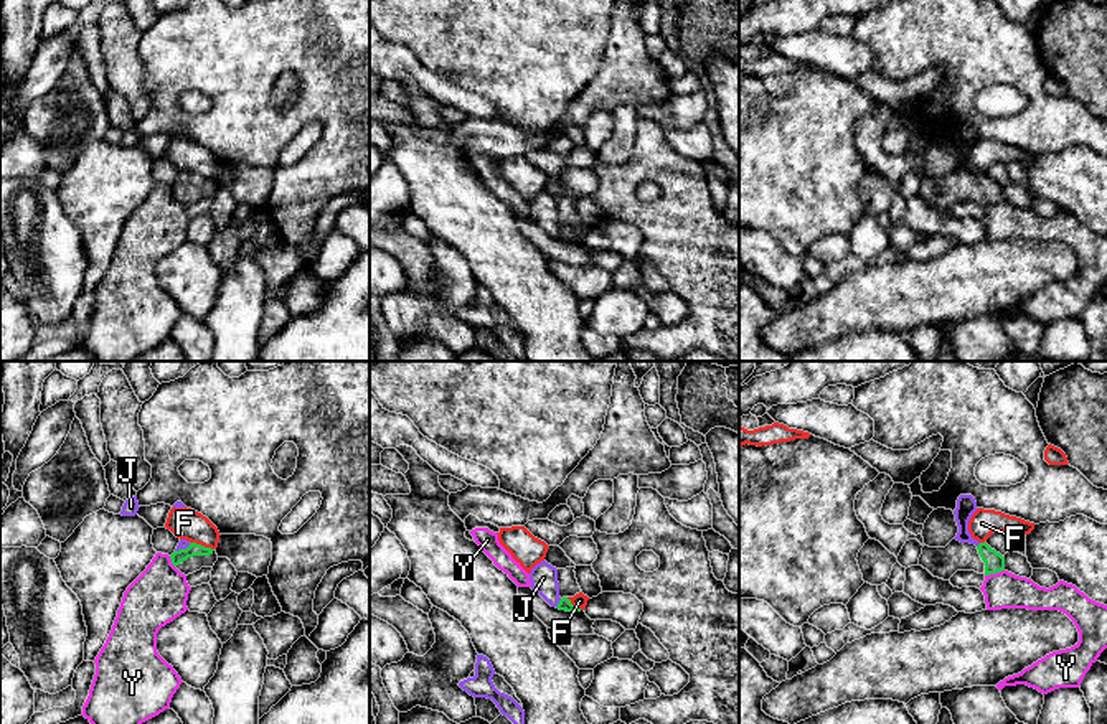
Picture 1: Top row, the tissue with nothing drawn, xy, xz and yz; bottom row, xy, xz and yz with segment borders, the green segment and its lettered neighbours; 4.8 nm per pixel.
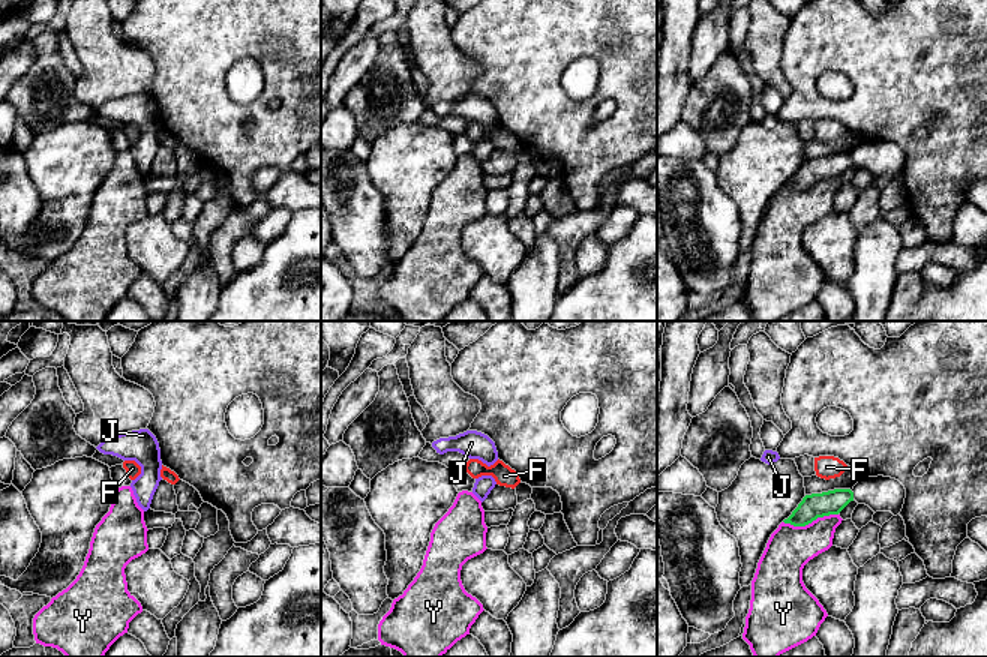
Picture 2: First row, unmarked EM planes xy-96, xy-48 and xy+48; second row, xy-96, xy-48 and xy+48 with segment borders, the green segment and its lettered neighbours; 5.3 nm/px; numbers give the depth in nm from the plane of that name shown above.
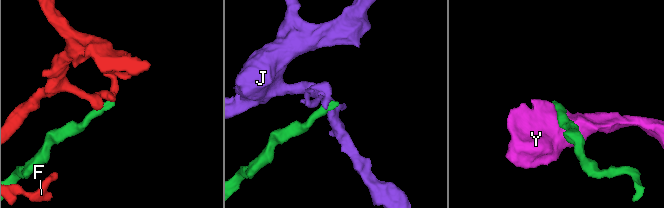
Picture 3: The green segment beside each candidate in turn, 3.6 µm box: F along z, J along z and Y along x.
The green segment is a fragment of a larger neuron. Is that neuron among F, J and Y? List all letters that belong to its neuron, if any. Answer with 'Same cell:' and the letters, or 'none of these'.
Same cell: none of these

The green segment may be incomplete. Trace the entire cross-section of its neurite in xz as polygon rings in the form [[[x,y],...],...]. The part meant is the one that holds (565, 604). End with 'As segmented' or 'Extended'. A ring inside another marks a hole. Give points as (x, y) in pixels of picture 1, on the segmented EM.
[[[566,567],[566,569],[558,569],[558,582],[559,582],[559,604],[556,609],[566,610],[566,612],[581,612],[581,609],[574,607],[571,604],[571,597],[576,594],[582,592],[577,579],[576,579],[576,567]]]. Extended

